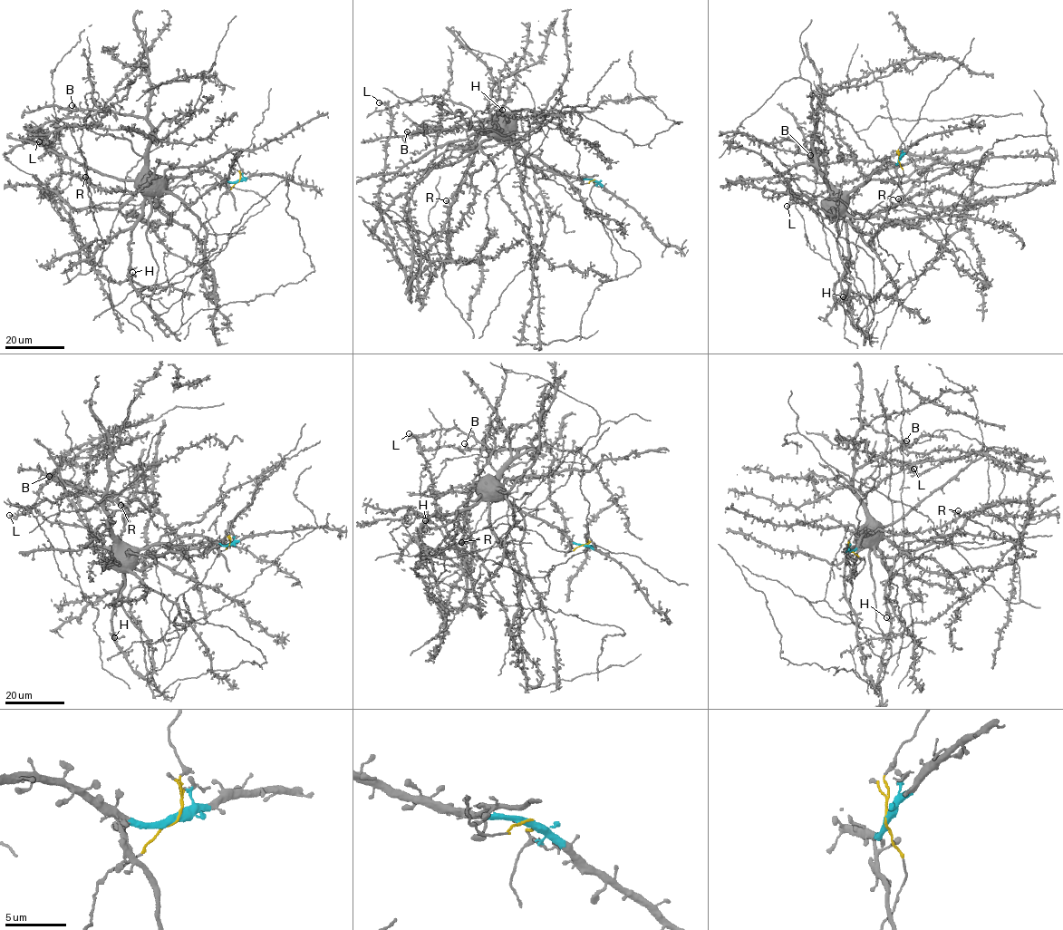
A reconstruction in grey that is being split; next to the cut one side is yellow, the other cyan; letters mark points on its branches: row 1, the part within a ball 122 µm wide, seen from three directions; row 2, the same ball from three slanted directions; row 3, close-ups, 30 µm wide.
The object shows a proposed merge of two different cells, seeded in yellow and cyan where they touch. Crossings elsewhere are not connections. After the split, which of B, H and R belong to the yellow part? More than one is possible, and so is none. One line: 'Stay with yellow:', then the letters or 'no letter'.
Stay with yellow: R

